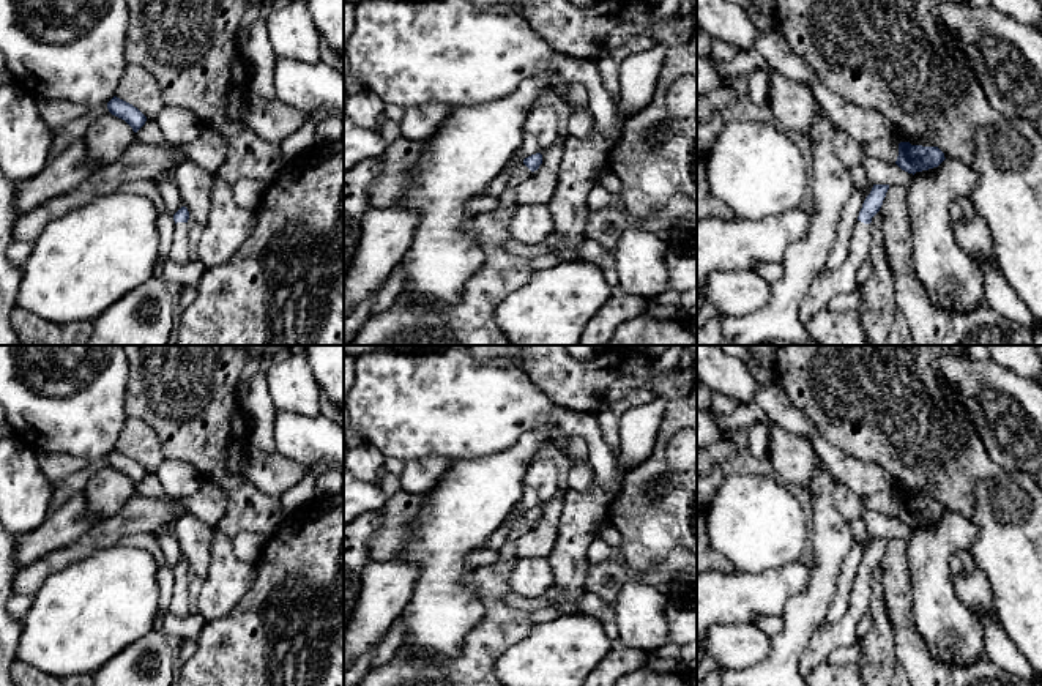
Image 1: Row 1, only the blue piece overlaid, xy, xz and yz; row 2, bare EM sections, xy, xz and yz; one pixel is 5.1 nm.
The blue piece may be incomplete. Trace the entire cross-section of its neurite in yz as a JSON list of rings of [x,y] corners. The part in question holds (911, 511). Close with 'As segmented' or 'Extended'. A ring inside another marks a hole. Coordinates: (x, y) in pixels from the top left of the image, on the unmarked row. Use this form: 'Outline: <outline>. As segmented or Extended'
Outline: [[[900,495],[895,517],[902,524],[914,528],[916,525],[938,520],[944,513],[944,506],[938,500],[922,500],[911,498],[910,495]]]. As segmented

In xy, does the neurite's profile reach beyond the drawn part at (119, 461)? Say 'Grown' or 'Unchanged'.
Unchanged

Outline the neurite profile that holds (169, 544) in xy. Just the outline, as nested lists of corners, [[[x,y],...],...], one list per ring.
[[[175,531],[156,533],[158,544],[166,557],[166,565],[175,568],[181,560],[186,560]]]

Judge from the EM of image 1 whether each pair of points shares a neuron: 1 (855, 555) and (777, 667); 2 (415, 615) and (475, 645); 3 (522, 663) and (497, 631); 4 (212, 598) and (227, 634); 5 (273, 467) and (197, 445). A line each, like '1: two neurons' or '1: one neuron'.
1: two neurons
2: two neurons
3: two neurons
4: two neurons
5: two neurons

